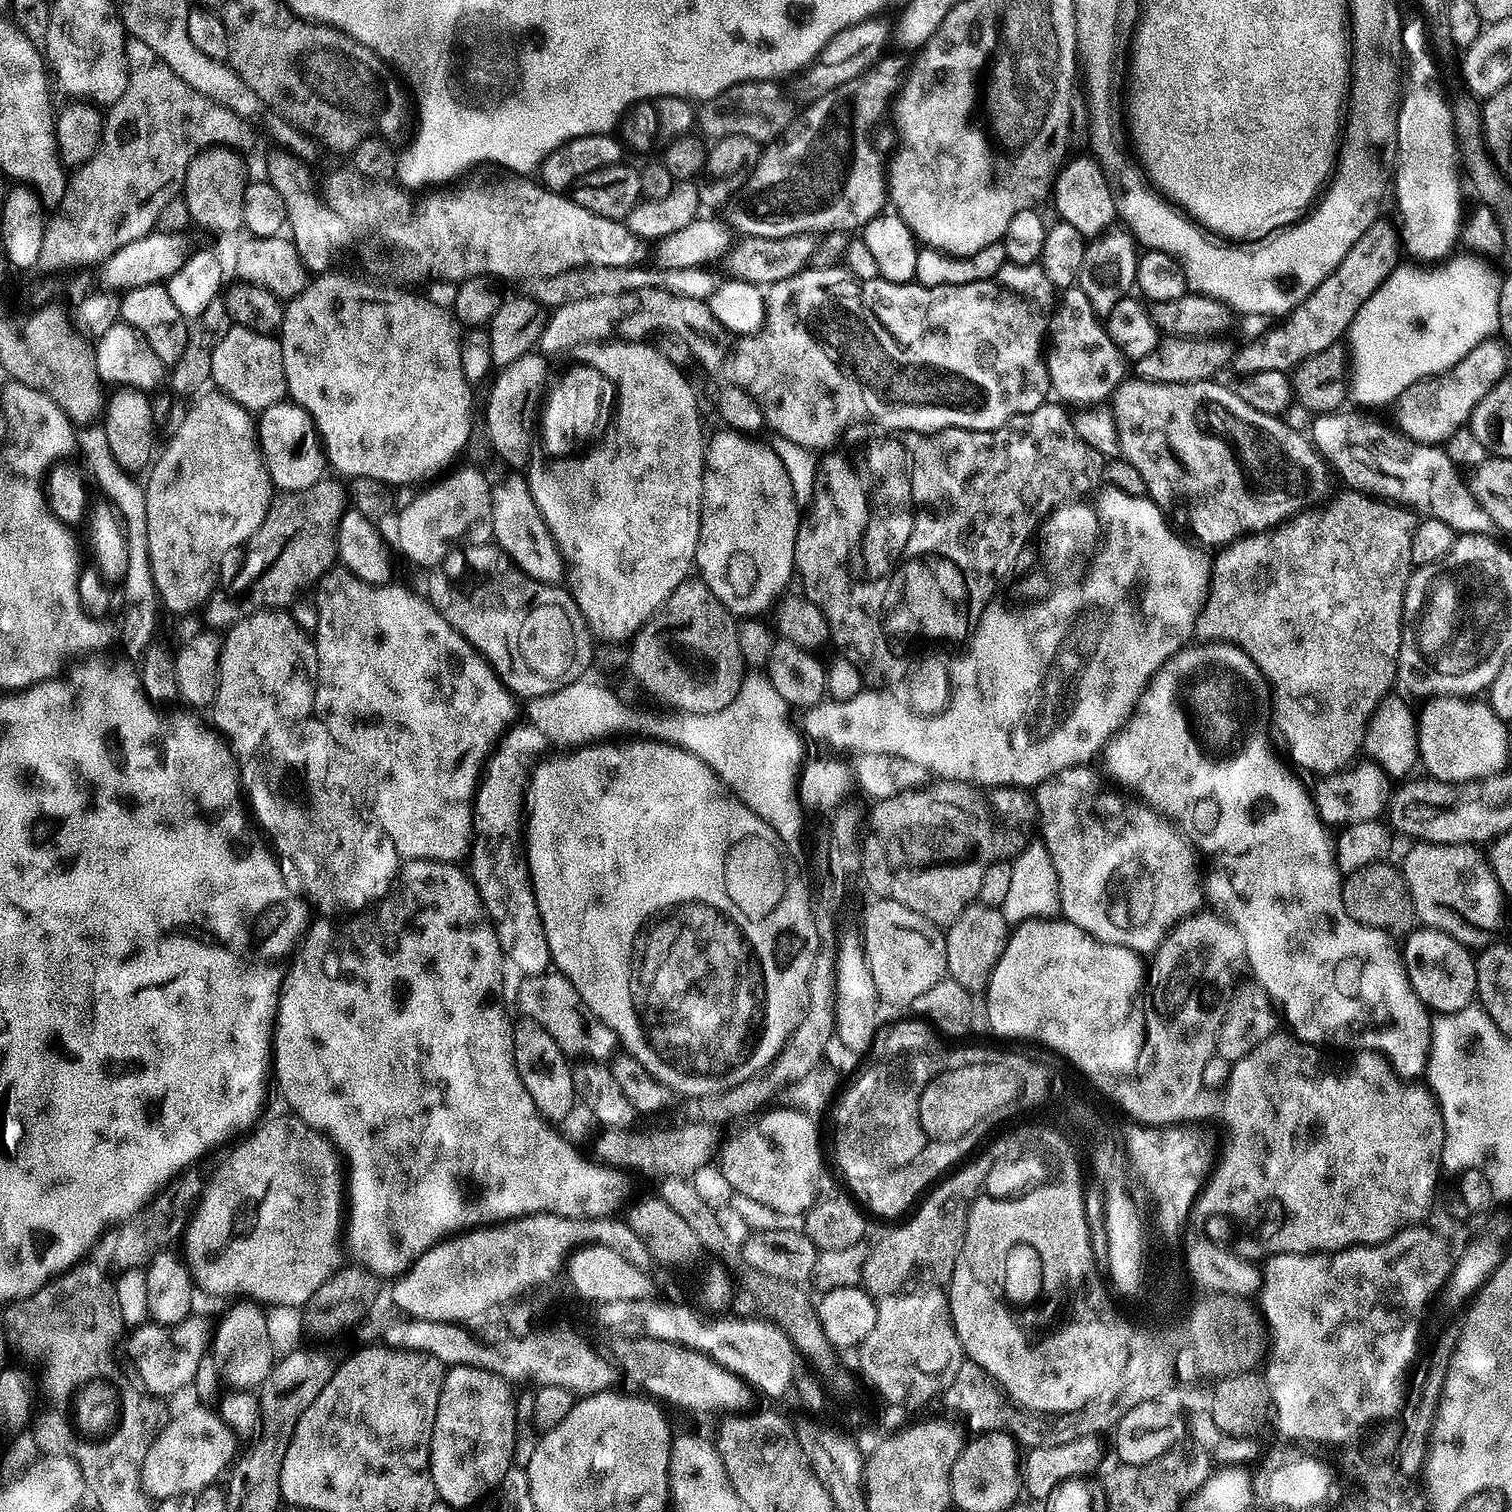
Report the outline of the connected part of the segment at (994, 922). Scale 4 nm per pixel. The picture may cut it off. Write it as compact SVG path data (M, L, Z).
M973 902L966 910L962 910L959 918L947 925L944 937L950 979L958 982L958 986L966 986L968 992L983 993L988 987L992 971L1006 950L1009 935L1010 926L1001 909Z

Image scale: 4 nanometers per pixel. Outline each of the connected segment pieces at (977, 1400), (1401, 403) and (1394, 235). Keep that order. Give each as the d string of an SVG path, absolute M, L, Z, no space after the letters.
M967 1358L958 1366L958 1374L954 1374L954 1382L950 1382L948 1389L942 1394L942 1400L966 1416L969 1433L1004 1432L1014 1437L1017 1445L1028 1450L1058 1446L1062 1442L1072 1442L1079 1436L1096 1436L1101 1434L1100 1432L1111 1433L1129 1409L1121 1400L1100 1396L1090 1398L1090 1402L1086 1402L1086 1406L1082 1406L1076 1412L1048 1415L1029 1412L1028 1409L1012 1403L1004 1395L1000 1385L986 1374L986 1370L982 1370L982 1366Z
M1499 339L1484 340L1449 372L1439 376L1430 376L1427 380L1414 382L1394 402L1396 408L1395 427L1403 436L1409 436L1414 442L1433 446L1447 445L1447 440L1467 425L1472 419L1474 406L1486 398L1486 394L1509 371L1505 345Z
M1376 219L1370 230L1366 230L1362 238L1354 242L1350 254L1346 254L1346 258L1338 262L1332 273L1293 312L1273 323L1276 325L1265 336L1260 336L1235 351L1230 365L1231 371L1243 376L1262 370L1291 373L1306 358L1326 350L1326 346L1341 343L1358 310L1362 310L1365 302L1401 263L1401 233L1397 229L1395 232L1392 228L1384 228L1383 219Z

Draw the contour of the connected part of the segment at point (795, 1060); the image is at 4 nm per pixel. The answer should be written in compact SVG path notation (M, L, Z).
M821 950L816 954L816 963L812 965L804 1016L800 1019L800 1024L792 1037L784 1043L784 1049L776 1056L776 1061L768 1065L759 1076L752 1076L751 1079L730 1090L713 1096L697 1096L689 1099L687 1119L697 1124L725 1126L724 1124L738 1116L748 1115L760 1107L776 1090L778 1092L781 1088L787 1087L793 1080L802 1078L810 1069L817 1067L821 1063L820 1055L827 1050L828 1043L833 1043L834 1040L835 988L833 953Z

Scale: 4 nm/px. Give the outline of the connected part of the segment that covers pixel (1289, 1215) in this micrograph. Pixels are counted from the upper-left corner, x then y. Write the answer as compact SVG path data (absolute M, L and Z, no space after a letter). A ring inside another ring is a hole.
M1277 1030L1273 1036L1266 1038L1266 1042L1258 1042L1258 1046L1254 1046L1254 1050L1250 1050L1250 1054L1246 1054L1240 1060L1233 1063L1232 1073L1230 1074L1226 1087L1223 1089L1224 1124L1228 1127L1228 1145L1226 1145L1226 1143L1223 1145L1222 1159L1216 1164L1215 1171L1207 1180L1203 1192L1200 1193L1194 1212L1197 1217L1199 1215L1225 1216L1225 1218L1236 1227L1235 1251L1253 1262L1260 1262L1265 1258L1278 1256L1280 1254L1300 1254L1306 1256L1320 1252L1341 1252L1344 1248L1355 1248L1358 1244L1381 1244L1390 1238L1394 1238L1394 1236L1403 1231L1404 1228L1411 1228L1419 1225L1421 1222L1427 1221L1424 1219L1427 1218L1428 1211L1431 1210L1432 1203L1436 1200L1436 1183L1440 1180L1440 1172L1442 1173L1440 1155L1442 1154L1442 1146L1444 1145L1444 1119L1442 1118L1440 1104L1437 1102L1435 1096L1433 1096L1431 1088L1425 1086L1423 1083L1420 1083L1421 1085L1412 1084L1416 1082L1409 1082L1407 1079L1402 1078L1400 1073L1389 1063L1387 1056L1383 1056L1379 1052L1360 1050L1355 1054L1349 1055L1352 1056L1349 1060L1335 1060L1332 1056L1324 1056L1324 1052L1325 1049L1323 1047L1308 1044L1304 1039L1293 1035L1291 1031Z

